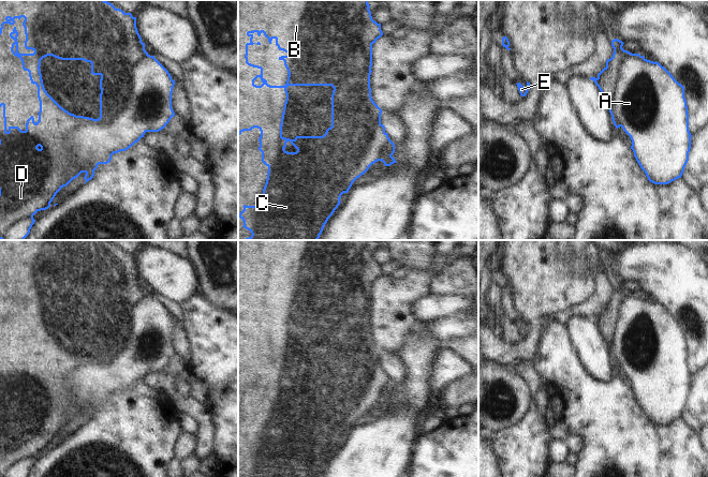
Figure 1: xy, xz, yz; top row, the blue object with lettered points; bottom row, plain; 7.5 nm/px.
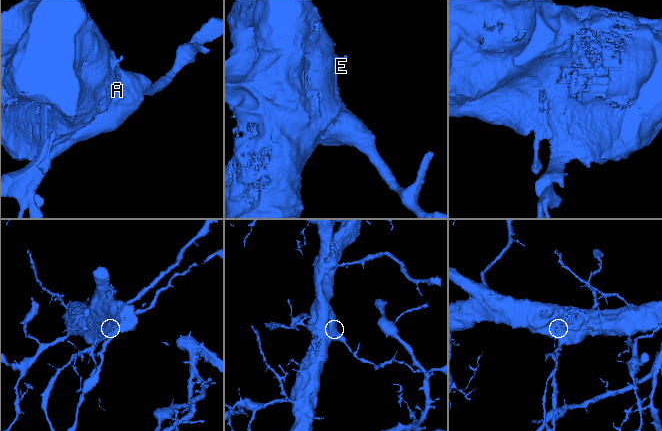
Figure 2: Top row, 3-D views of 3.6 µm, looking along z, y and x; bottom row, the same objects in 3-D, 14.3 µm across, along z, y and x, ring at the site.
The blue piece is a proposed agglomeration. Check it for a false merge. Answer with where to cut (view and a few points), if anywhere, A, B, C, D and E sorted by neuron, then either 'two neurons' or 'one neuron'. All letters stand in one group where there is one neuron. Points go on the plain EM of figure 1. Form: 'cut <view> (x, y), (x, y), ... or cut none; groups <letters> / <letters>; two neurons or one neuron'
cut xy (148, 295), (132, 311), (124, 346), (71, 374), (61, 427); groups A / B C D E; two neurons

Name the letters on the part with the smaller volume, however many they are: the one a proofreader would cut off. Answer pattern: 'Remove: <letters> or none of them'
Remove: A

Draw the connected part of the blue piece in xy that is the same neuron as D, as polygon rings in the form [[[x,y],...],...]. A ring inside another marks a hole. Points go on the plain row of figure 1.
[[[0,240],[0,275],[3,265],[15,264],[15,258],[25,258],[26,289],[32,289],[33,294],[18,293],[18,272],[16,267],[10,273],[15,282],[11,292],[21,300],[24,311],[29,312],[31,324],[38,327],[40,341],[39,361],[35,363],[31,356],[26,363],[26,370],[18,367],[6,367],[5,344],[0,344],[0,477],[5,471],[17,462],[32,458],[38,451],[46,450],[56,434],[67,421],[73,398],[71,396],[71,374],[85,364],[105,364],[123,349],[131,330],[131,315],[137,303],[148,296],[145,283],[136,268],[136,257],[131,253],[124,253],[116,249],[105,240]],[[53,296],[61,300],[84,300],[91,303],[91,314],[100,315],[100,357],[98,359],[76,356],[62,348],[45,330],[41,314],[41,300]]]

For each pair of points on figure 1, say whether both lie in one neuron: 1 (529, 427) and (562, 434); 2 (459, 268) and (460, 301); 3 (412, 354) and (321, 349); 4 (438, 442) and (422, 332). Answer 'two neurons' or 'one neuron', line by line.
1: two neurons
2: two neurons
3: two neurons
4: two neurons

